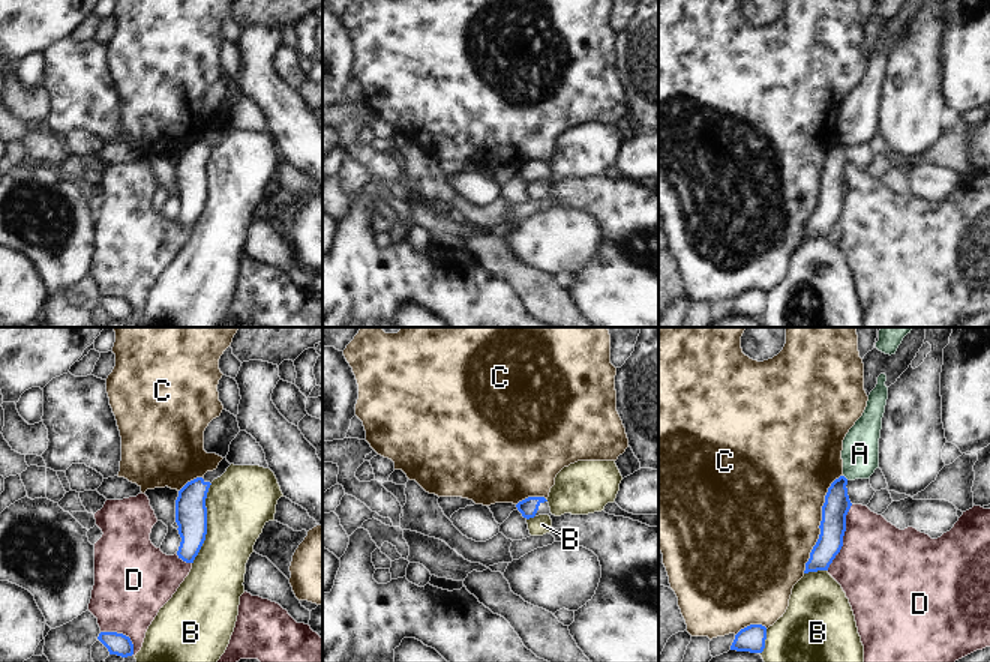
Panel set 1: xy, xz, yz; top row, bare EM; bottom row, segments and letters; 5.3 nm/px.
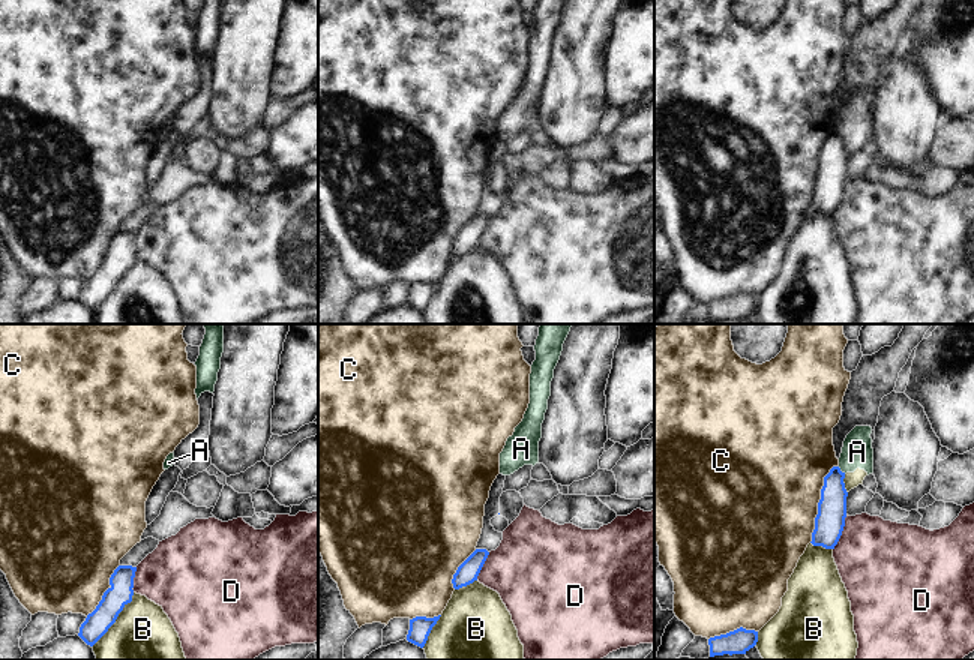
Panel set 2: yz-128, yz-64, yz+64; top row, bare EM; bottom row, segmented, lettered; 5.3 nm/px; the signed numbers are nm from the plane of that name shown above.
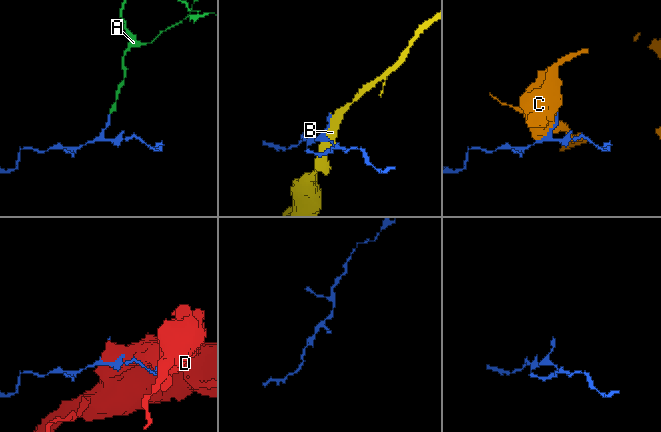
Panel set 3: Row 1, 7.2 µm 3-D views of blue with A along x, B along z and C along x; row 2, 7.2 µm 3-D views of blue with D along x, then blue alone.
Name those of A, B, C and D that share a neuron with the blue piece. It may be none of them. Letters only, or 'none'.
none

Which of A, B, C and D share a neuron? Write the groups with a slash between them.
A B / C / D

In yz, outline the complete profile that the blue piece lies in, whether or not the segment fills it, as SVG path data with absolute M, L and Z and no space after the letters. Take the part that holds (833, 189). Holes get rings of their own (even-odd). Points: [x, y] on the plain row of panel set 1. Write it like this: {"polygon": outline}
{"polygon": "M836 143L825 159L822 170L820 198L806 227L804 237L828 234L830 228L843 210L846 195L846 179L852 170L848 159L848 143Z"}

